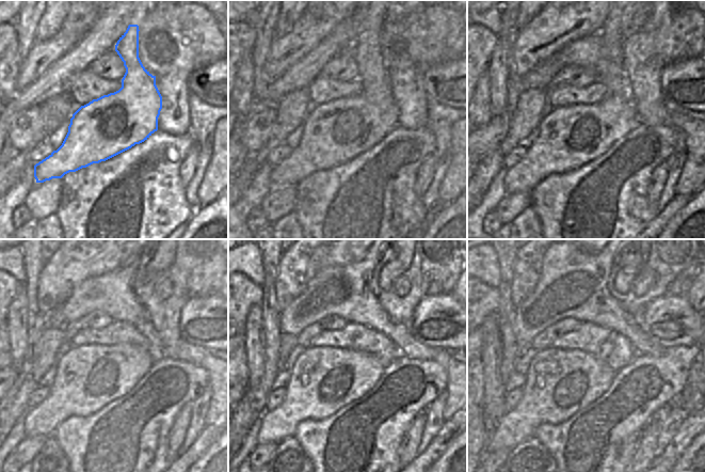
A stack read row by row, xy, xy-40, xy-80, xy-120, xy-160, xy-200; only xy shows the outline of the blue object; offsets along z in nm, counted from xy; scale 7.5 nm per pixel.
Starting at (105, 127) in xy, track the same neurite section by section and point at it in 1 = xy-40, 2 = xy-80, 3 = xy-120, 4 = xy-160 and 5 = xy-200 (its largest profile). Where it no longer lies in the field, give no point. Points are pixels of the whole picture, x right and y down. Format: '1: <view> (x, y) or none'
1: xy-40 (335, 132)
2: xy-80 (570, 137)
3: xy-120 (89, 377)
4: xy-160 (323, 380)
5: xy-200 (560, 382)

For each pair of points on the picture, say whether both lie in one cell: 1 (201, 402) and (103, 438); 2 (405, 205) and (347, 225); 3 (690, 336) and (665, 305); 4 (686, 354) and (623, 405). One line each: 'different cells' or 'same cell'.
1: different cells
2: same cell
3: same cell
4: same cell

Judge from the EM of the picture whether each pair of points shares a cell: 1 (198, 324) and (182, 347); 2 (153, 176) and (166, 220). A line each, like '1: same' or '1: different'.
1: different
2: same

